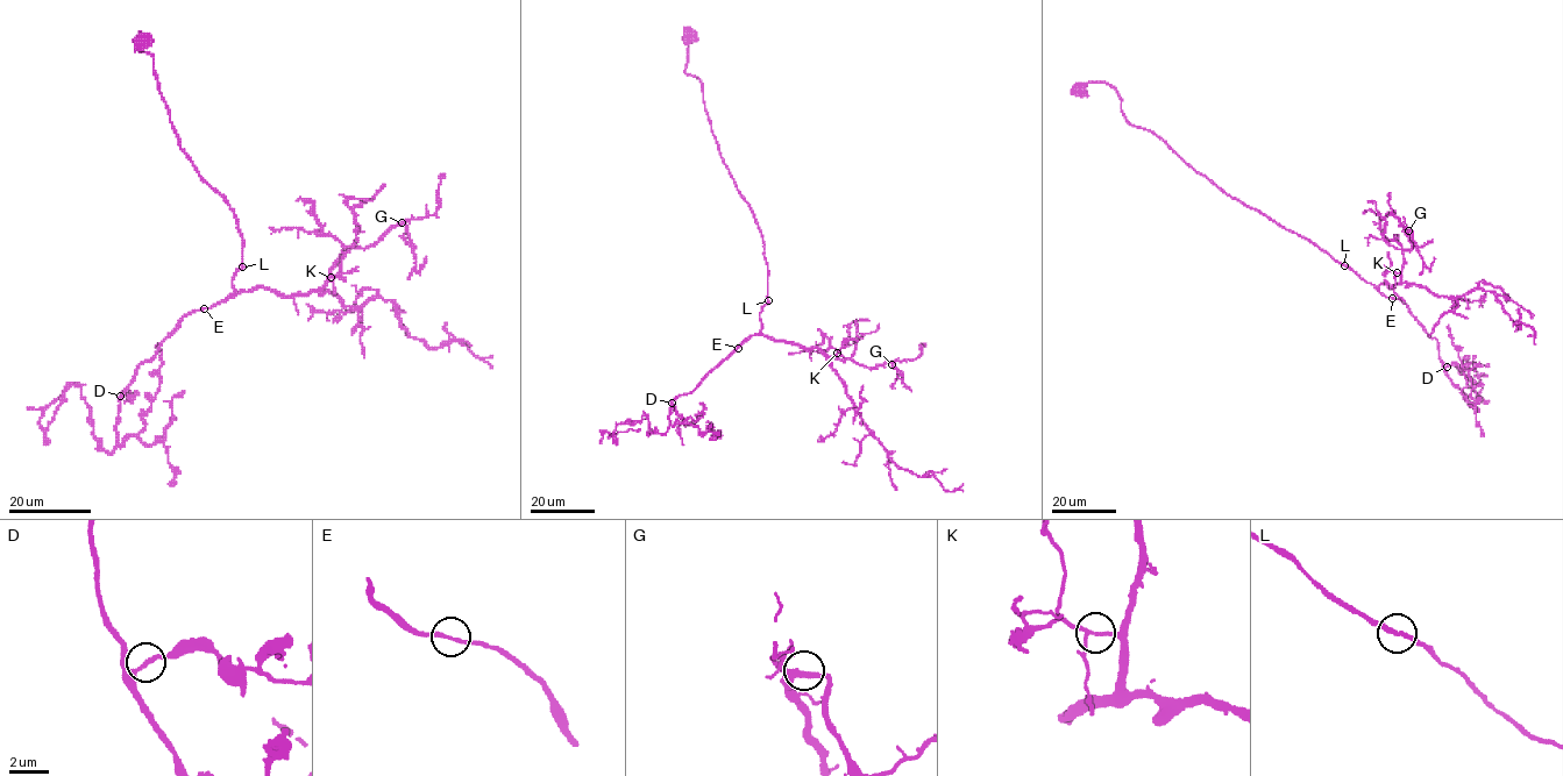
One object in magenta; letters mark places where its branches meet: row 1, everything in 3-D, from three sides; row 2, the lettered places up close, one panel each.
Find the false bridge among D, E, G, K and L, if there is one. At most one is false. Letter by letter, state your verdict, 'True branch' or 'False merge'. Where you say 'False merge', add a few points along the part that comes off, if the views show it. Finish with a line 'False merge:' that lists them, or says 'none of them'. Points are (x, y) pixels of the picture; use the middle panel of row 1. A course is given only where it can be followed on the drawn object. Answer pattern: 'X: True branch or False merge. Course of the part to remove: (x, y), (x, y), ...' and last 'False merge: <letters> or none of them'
D: True branch
E: True branch
G: True branch
K: True branch
L: True branch
False merge: none of them

